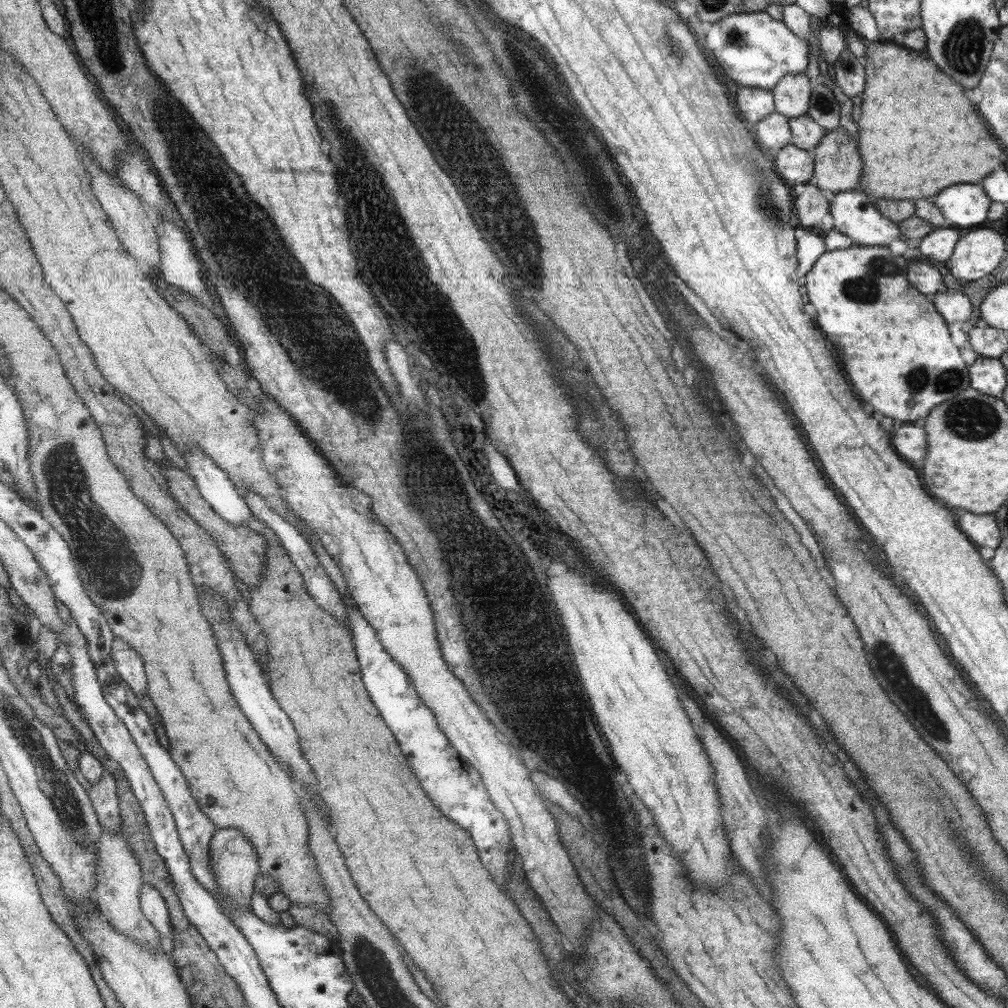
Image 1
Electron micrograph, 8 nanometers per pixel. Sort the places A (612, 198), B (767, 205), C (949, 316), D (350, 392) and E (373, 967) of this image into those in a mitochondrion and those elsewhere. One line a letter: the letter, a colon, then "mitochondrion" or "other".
A: mitochondrion
B: mitochondrion
C: other
D: mitochondrion
E: mitochondrion

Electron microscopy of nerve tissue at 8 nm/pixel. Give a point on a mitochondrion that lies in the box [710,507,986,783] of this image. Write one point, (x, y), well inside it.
(892, 669)

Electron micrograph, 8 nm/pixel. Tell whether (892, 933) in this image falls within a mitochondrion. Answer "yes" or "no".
no

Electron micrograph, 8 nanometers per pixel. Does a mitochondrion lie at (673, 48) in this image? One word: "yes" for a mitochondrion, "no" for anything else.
yes

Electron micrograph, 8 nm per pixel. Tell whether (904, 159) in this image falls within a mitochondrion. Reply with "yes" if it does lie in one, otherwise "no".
no

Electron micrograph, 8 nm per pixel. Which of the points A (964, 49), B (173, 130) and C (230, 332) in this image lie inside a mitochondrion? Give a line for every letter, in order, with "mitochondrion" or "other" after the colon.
A: mitochondrion
B: mitochondrion
C: other

